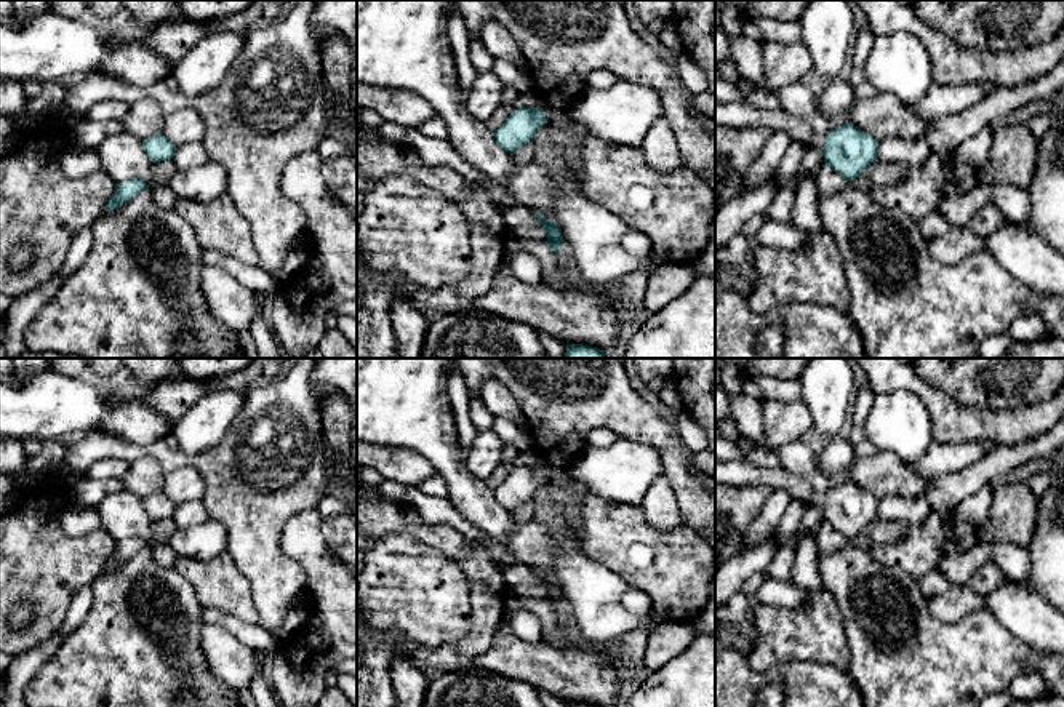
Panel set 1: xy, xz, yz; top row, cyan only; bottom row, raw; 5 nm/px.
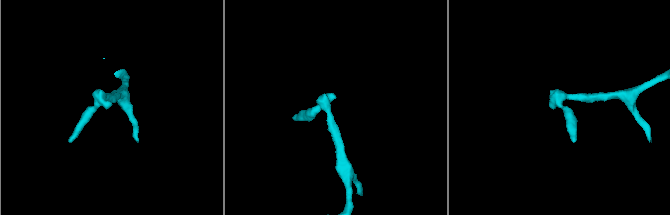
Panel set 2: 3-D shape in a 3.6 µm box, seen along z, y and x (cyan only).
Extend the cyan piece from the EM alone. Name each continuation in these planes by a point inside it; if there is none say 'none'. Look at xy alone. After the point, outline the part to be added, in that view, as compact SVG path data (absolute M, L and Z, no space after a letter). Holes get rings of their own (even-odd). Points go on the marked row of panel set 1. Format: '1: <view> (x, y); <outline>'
none

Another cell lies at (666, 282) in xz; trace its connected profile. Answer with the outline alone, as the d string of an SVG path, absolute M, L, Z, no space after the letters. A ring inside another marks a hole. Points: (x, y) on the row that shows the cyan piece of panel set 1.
M693 262L661 264L656 267L646 285L645 307L650 314L659 312L672 299L685 293L698 277Z

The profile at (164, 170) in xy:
M171 158L154 163L154 182L150 187L168 187L166 181L176 173L176 170L178 166Z

